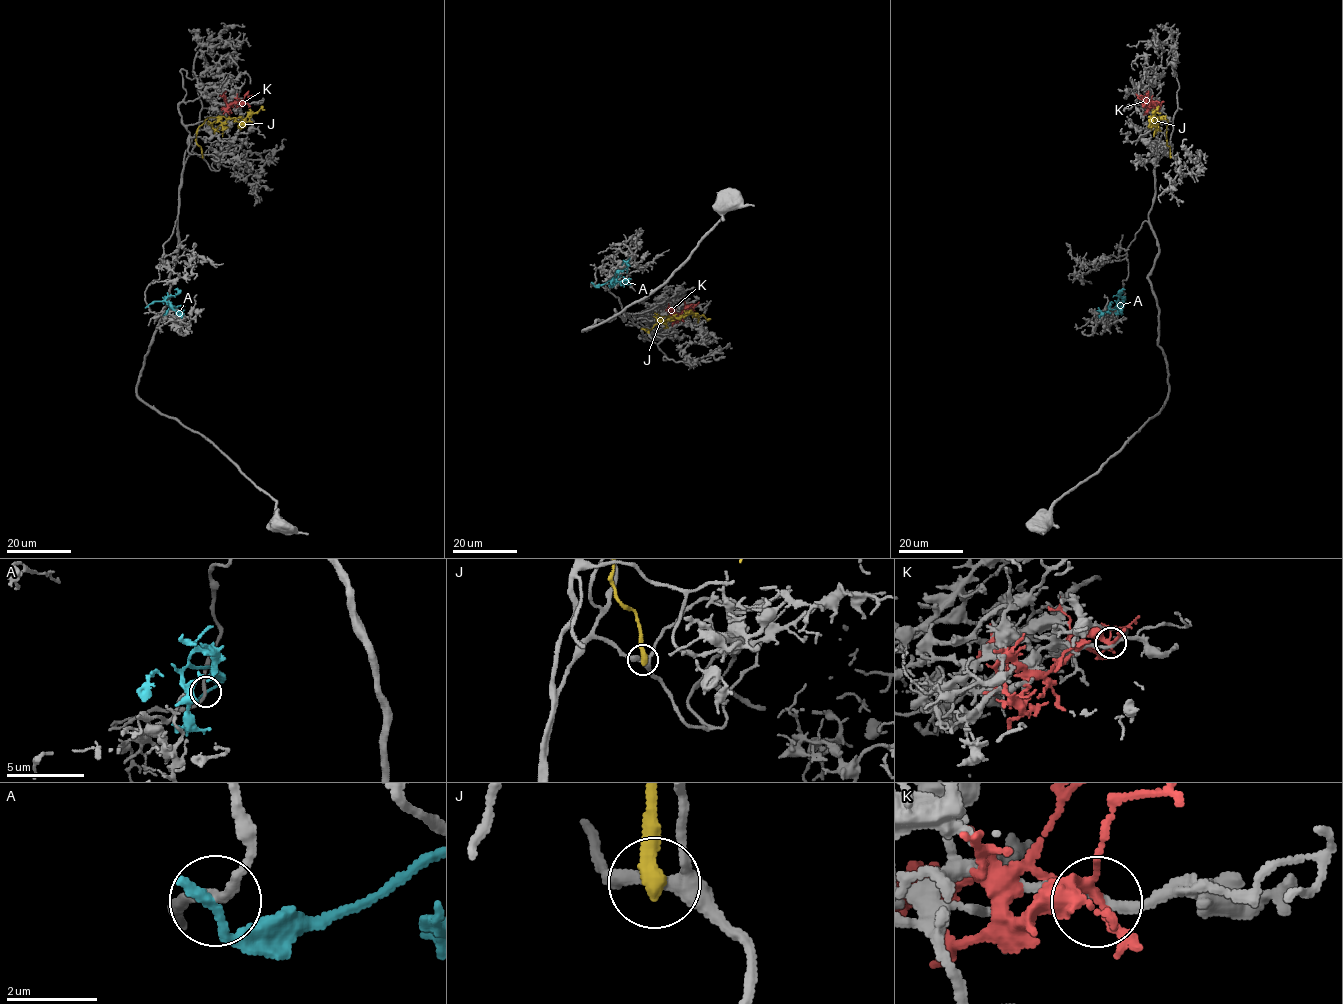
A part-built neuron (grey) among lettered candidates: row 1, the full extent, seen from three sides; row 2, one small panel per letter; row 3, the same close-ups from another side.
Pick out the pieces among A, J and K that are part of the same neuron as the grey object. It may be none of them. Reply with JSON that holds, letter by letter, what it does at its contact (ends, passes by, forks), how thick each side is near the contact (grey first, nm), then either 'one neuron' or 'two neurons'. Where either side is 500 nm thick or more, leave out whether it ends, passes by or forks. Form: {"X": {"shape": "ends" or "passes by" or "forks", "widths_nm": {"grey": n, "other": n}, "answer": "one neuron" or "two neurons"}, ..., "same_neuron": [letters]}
{"A": {"shape": "ends", "widths_nm": {"grey": 200, "other": 280}, "answer": "two neurons"}, "J": {"shape": "ends", "widths_nm": {"grey": 280, "other": 440}, "answer": "two neurons"}, "K": {"shape": "forks", "widths_nm": {"grey": 200, "other": 190}, "answer": "two neurons"}, "same_neuron": []}

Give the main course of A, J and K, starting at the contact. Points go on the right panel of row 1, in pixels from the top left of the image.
A: (1122, 306), (1123, 302), (1118, 301), (1115, 309), (1095, 310)
J: (1170, 156), (1167, 121), (1156, 116), (1150, 119), (1156, 109)
K: (1145, 103), (1149, 101), (1151, 104), (1147, 90)

